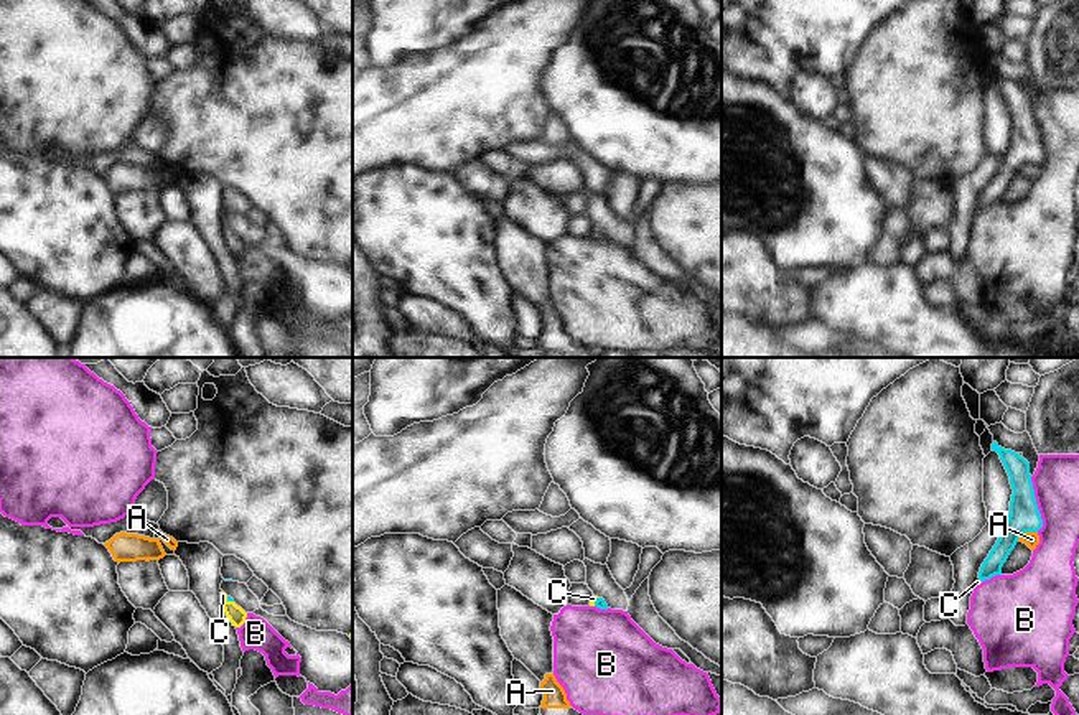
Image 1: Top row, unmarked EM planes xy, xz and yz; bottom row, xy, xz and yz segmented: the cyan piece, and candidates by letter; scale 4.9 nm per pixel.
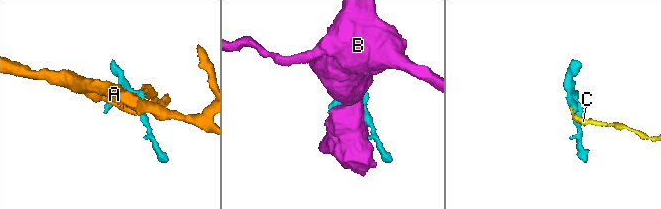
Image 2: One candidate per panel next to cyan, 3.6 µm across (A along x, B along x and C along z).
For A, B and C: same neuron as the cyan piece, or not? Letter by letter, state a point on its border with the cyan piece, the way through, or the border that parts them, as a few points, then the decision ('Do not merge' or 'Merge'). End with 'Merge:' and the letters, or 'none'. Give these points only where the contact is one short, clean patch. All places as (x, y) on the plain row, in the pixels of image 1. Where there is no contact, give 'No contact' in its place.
A: Touches cyan at yz (1027, 162). Do not merge
B: Touches cyan at yz (1036, 135). Do not merge
C: Touches cyan at xy (229, 231). Path across: xy (229, 229), (229, 231), (236, 246). Merge
Merge: C

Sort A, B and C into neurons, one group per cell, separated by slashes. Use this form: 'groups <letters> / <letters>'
groups A / B / C

